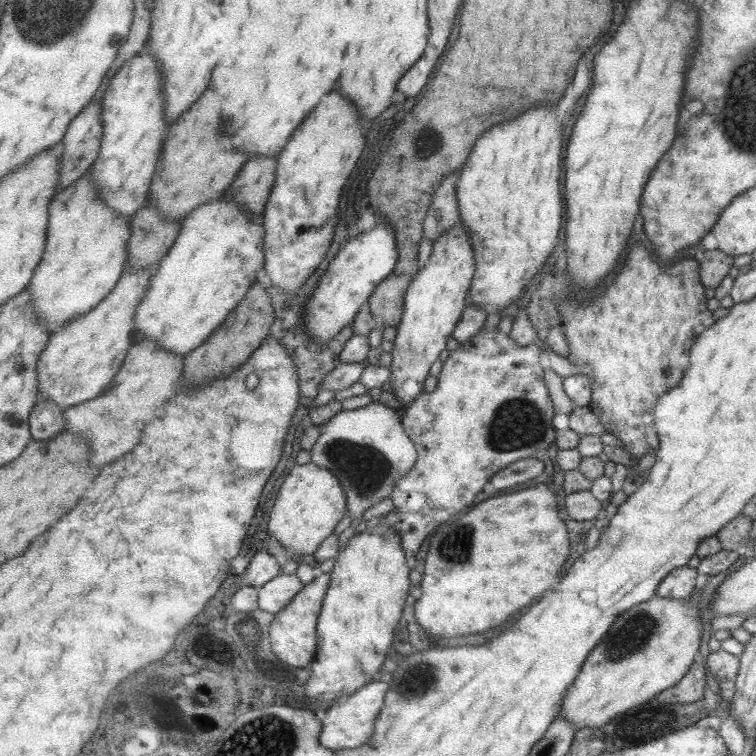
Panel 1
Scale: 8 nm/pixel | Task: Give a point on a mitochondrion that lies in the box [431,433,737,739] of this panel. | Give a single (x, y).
(632, 634)

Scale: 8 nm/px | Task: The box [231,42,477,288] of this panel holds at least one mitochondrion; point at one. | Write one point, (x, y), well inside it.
(426, 143)

